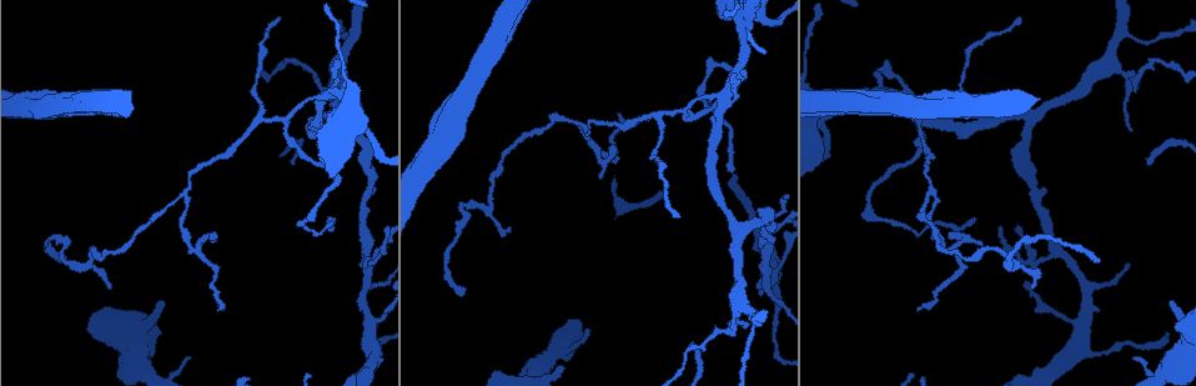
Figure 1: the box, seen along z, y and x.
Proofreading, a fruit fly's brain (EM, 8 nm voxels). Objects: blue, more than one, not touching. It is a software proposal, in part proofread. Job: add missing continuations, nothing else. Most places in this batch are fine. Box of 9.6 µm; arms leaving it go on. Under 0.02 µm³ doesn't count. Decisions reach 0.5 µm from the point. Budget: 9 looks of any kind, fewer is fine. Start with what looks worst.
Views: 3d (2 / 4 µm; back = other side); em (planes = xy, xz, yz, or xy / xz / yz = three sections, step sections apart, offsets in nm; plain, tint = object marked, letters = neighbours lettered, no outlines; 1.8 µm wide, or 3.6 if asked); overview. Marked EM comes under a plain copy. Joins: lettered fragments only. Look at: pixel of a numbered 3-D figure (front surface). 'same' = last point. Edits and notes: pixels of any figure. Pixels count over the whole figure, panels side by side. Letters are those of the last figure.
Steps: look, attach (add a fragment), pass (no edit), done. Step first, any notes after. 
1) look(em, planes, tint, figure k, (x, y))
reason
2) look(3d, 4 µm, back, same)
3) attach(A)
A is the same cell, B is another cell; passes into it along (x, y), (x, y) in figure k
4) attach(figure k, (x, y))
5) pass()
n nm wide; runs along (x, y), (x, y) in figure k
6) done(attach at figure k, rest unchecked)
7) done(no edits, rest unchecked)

look(em, xy, step 16, letters, figure 1, (190, 359))
branch stops here

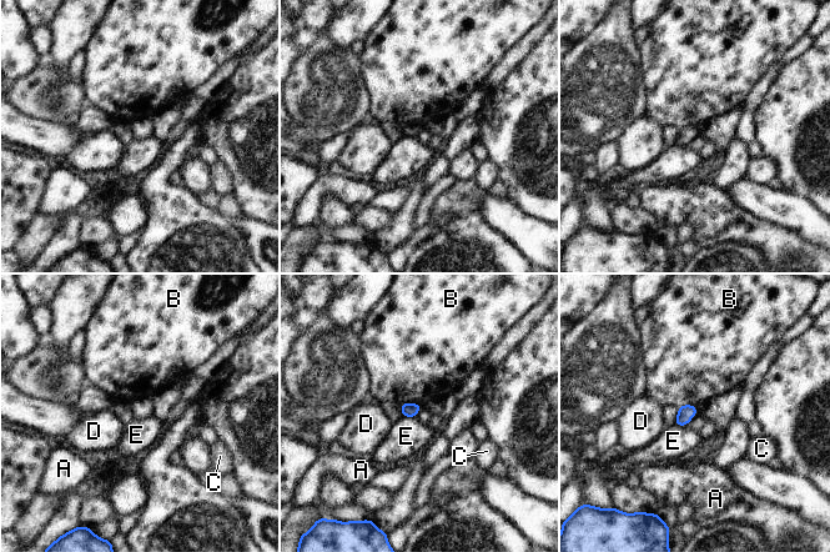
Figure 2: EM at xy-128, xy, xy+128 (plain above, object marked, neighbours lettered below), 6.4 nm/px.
look(em, planes, letters, same)

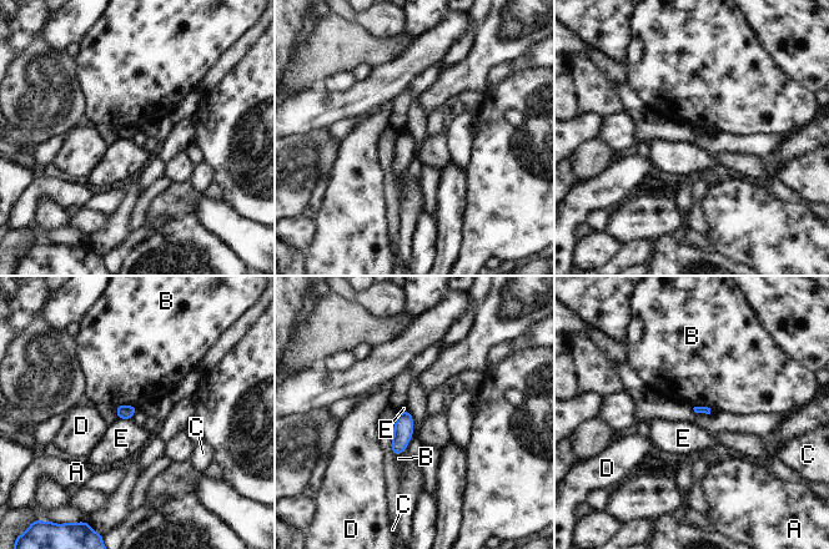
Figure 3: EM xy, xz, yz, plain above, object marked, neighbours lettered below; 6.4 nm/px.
pass()
B touches over 120 nm; A, B, C, D and E are other cells; border along (117, 417), (130, 419) in figure 3; no lettered fragment goes on from it

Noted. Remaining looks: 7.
look(3d, 2 µm, figure 1, (1171, 301))
free end

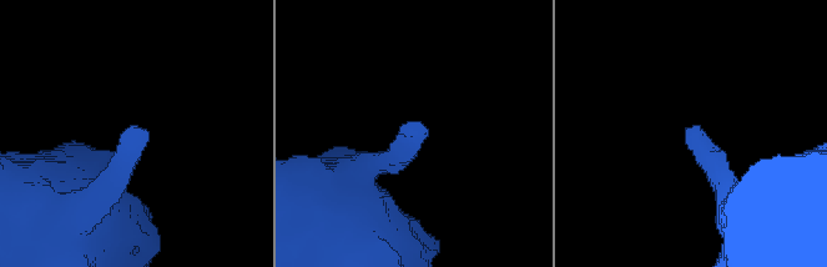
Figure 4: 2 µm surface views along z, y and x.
look(em, 3.6 µm, planes, letters, figure 4, (415, 134))

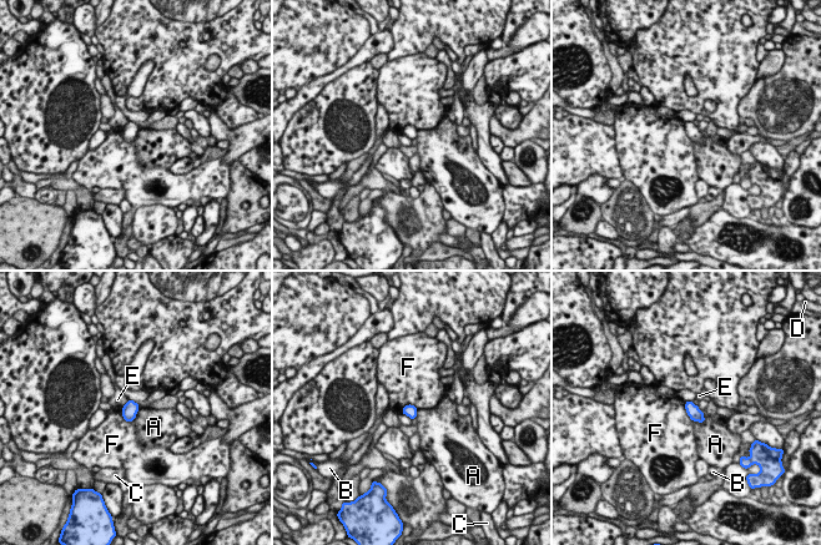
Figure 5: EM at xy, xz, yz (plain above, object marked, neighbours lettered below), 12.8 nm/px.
pass()
A, B, C, D, E and F are other cells; border along (122, 407), (122, 417), (130, 423) in figure 5; none of them fits

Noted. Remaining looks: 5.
look(em, xy, step 16, tint, figure 1, (885, 62))
an open end

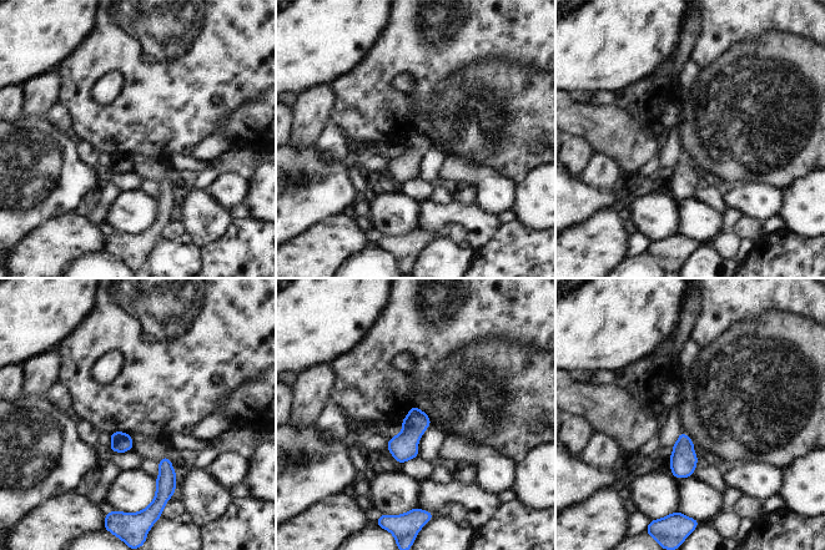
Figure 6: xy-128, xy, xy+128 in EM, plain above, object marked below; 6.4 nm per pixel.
look(em, planes, letters, same)
another direction

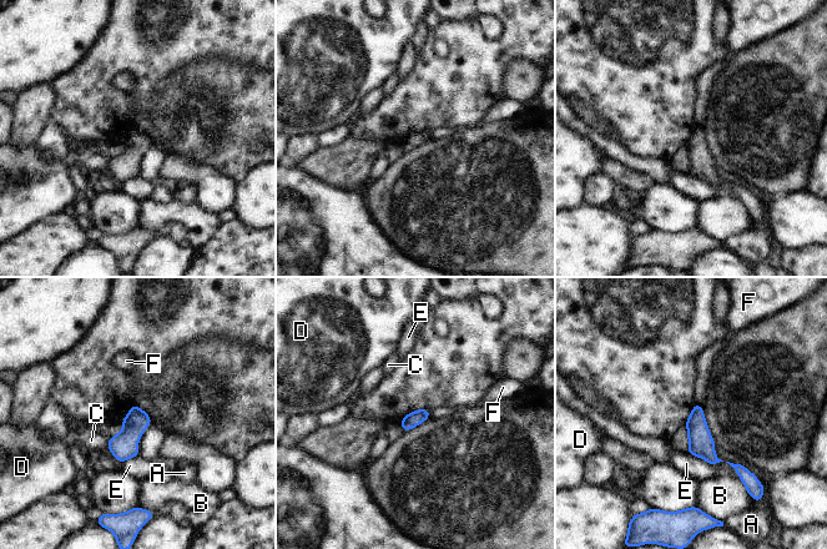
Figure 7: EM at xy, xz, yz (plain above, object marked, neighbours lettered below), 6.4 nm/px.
pass()
A, B, C, D, E and F are other cells; no lettered fragment goes on from it

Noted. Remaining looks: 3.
look(3d, 4 µm, figure 1, (464, 289))
thin end

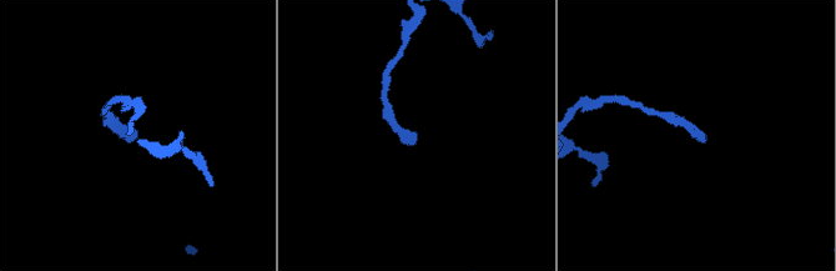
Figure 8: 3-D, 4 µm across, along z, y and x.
look(em, xz, step 4, tint, figure 8, (414, 132))
need the tissue

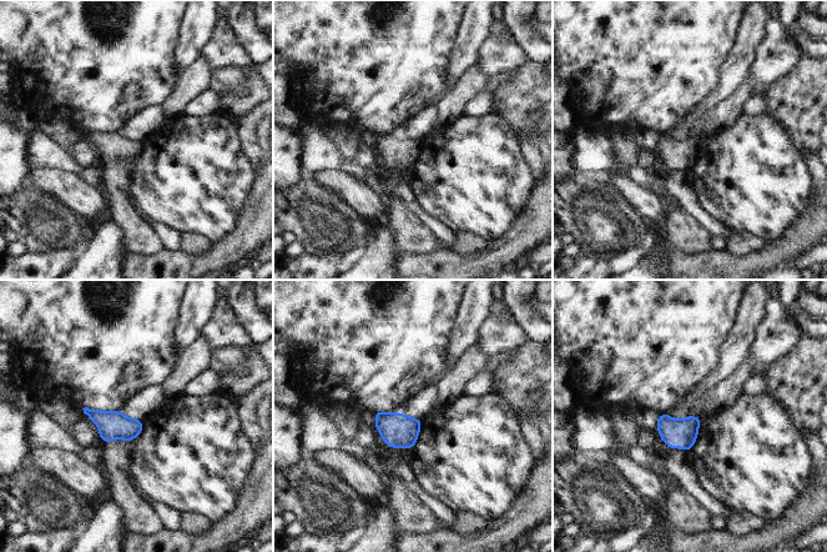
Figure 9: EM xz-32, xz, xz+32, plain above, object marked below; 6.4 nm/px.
look(em, planes, letters, same)

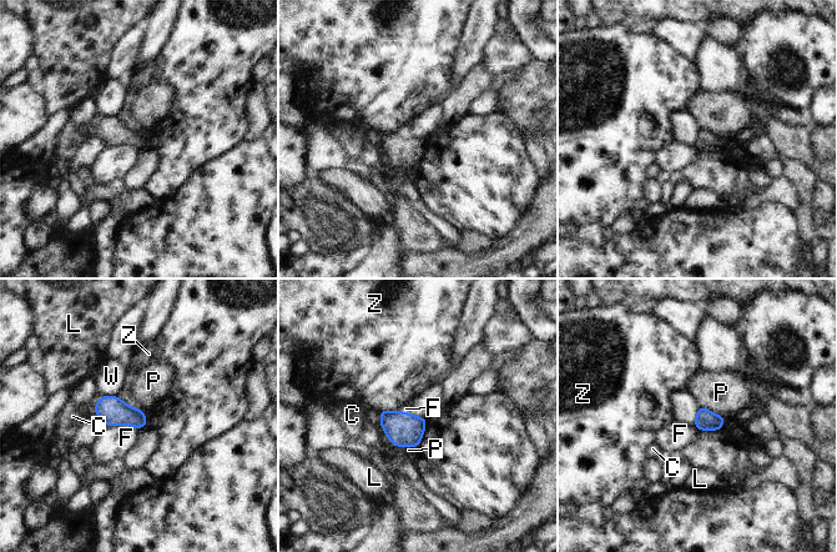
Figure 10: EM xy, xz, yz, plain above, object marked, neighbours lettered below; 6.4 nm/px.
pass()
140 nm wide; C, F, L, P, W and Z are other cells; border along (105, 425), (130, 425), (140, 428) in figure 10; no lettered fragment goes on from it

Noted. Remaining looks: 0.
done(no edits, rest unchecked)

